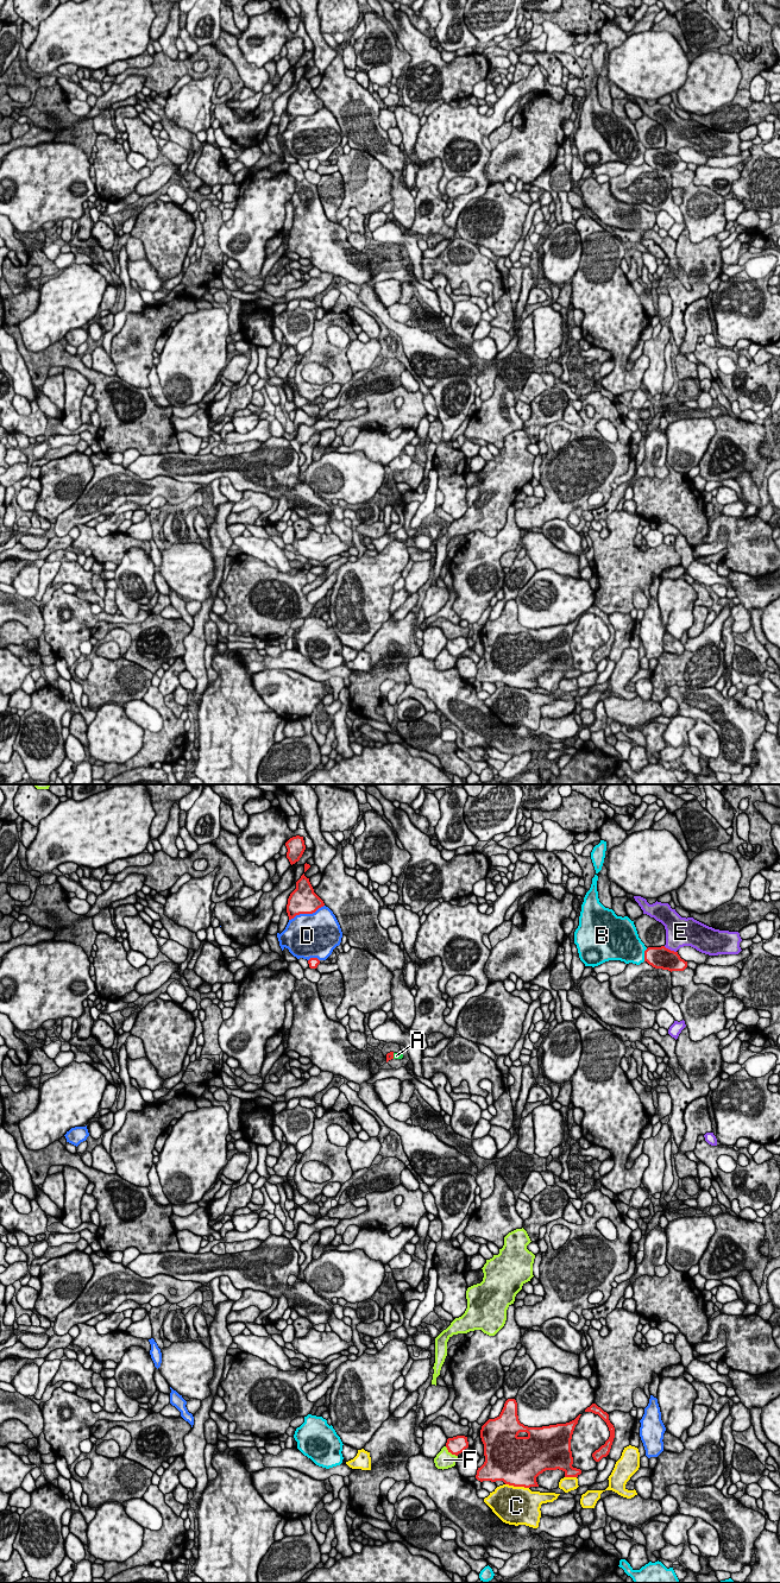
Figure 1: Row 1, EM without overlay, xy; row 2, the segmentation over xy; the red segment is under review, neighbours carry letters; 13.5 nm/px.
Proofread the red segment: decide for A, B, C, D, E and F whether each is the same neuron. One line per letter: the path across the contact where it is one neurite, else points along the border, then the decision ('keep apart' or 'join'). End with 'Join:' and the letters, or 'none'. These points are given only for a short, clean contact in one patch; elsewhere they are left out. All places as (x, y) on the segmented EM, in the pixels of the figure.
A: runs through xy (390, 1055), (392, 1055), (396, 1055); join
B: keep apart
C: keep apart
D: keep apart
E: keep apart
F: keep apart
Join: A

